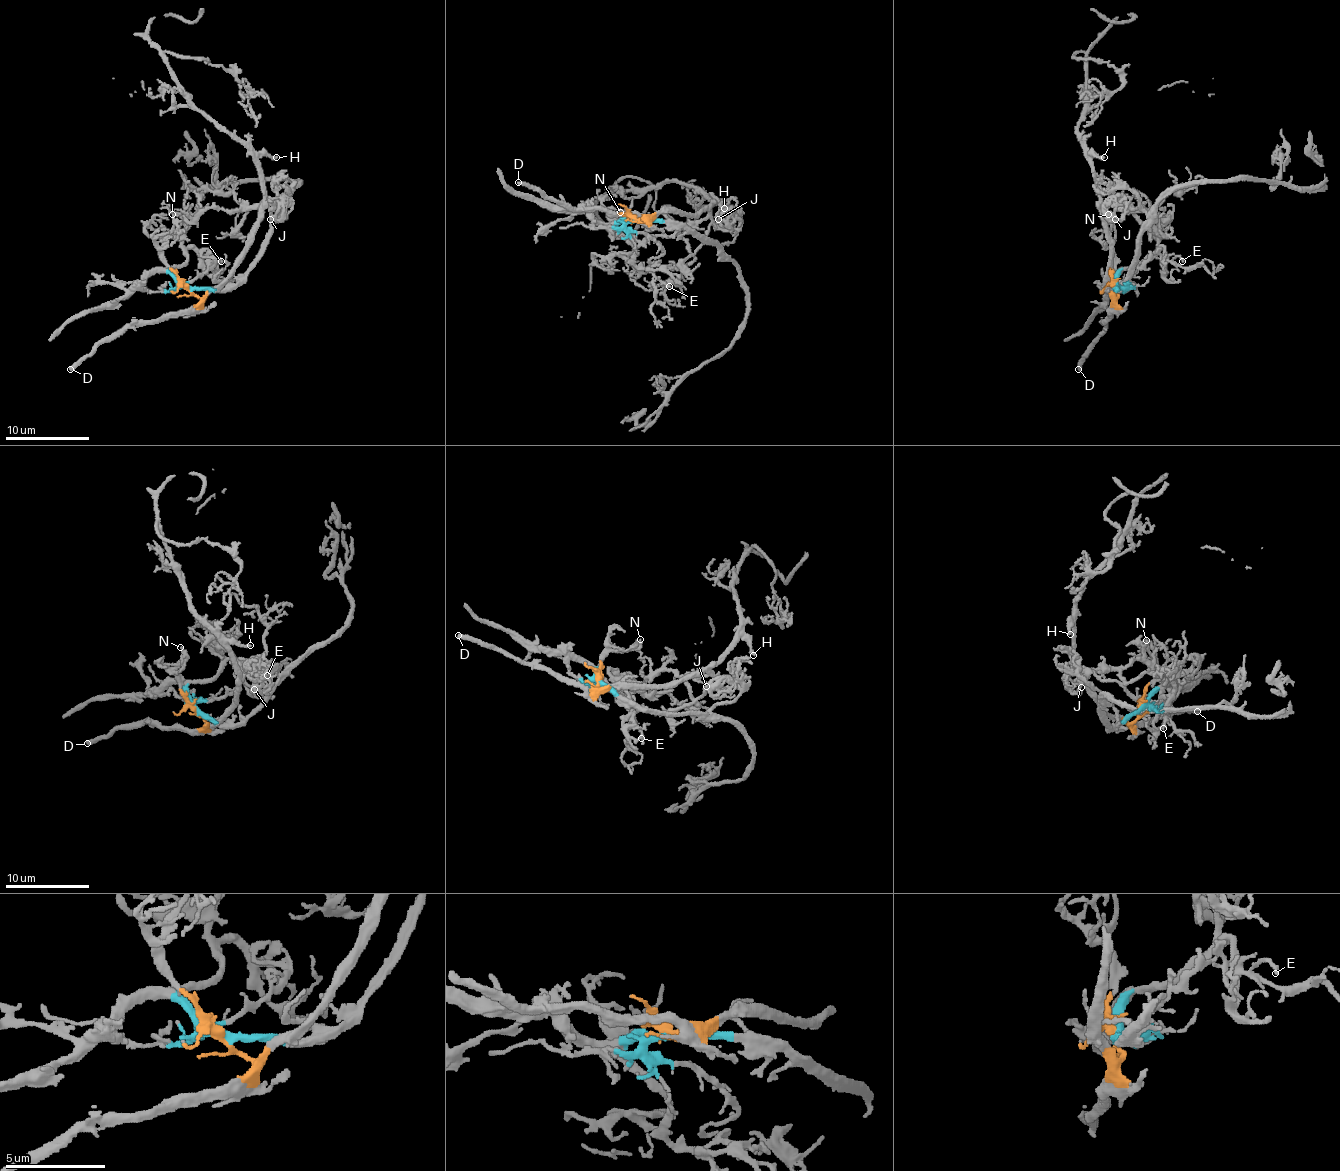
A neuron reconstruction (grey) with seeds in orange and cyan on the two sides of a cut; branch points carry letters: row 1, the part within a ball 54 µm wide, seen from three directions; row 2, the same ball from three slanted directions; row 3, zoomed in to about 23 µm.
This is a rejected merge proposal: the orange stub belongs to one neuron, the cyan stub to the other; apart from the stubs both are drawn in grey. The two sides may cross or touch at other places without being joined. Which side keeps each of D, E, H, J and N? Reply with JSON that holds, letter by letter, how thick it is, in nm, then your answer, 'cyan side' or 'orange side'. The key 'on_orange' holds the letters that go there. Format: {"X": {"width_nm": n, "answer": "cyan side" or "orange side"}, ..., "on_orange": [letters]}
{"D": {"width_nm": 400, "answer": "orange side"}, "E": {"width_nm": 170, "answer": "cyan side"}, "H": {"width_nm": 200, "answer": "orange side"}, "J": {"width_nm": 130, "answer": "orange side"}, "N": {"width_nm": 150, "answer": "orange side"}, "on_orange": ["D", "H", "J", "N"]}

